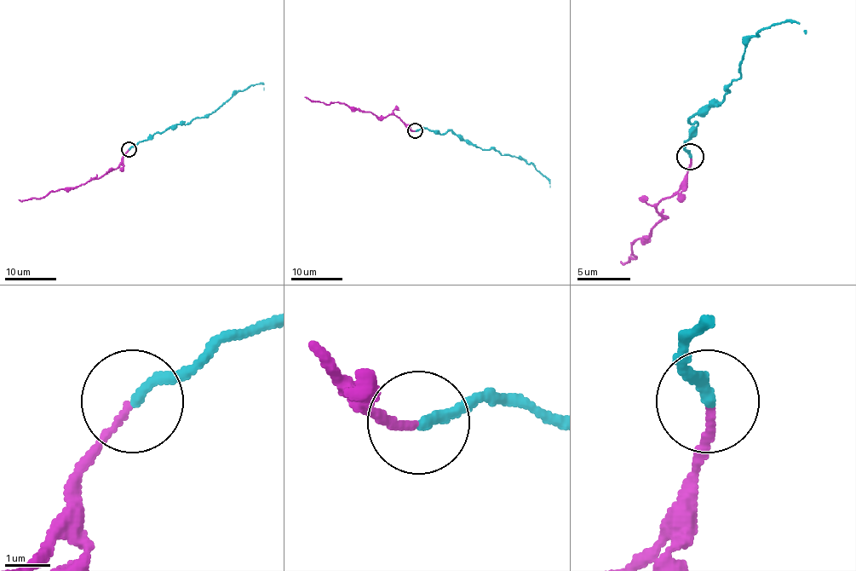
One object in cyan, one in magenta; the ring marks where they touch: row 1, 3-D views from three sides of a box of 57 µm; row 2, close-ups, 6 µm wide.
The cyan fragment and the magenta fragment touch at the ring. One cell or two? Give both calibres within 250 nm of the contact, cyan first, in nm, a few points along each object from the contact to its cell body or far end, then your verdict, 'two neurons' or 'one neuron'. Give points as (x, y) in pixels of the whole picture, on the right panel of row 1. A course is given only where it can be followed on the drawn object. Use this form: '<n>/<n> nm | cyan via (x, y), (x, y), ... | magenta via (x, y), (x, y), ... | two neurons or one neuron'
240/150 nm | cyan via (691, 156), (691, 118), (717, 105), (741, 76), (744, 47), (778, 22), (800, 22), (806, 33) | magenta via (691, 156), (686, 182), (656, 206), (661, 217), (646, 236), (632, 244), (634, 257), (622, 260) | one neuron

